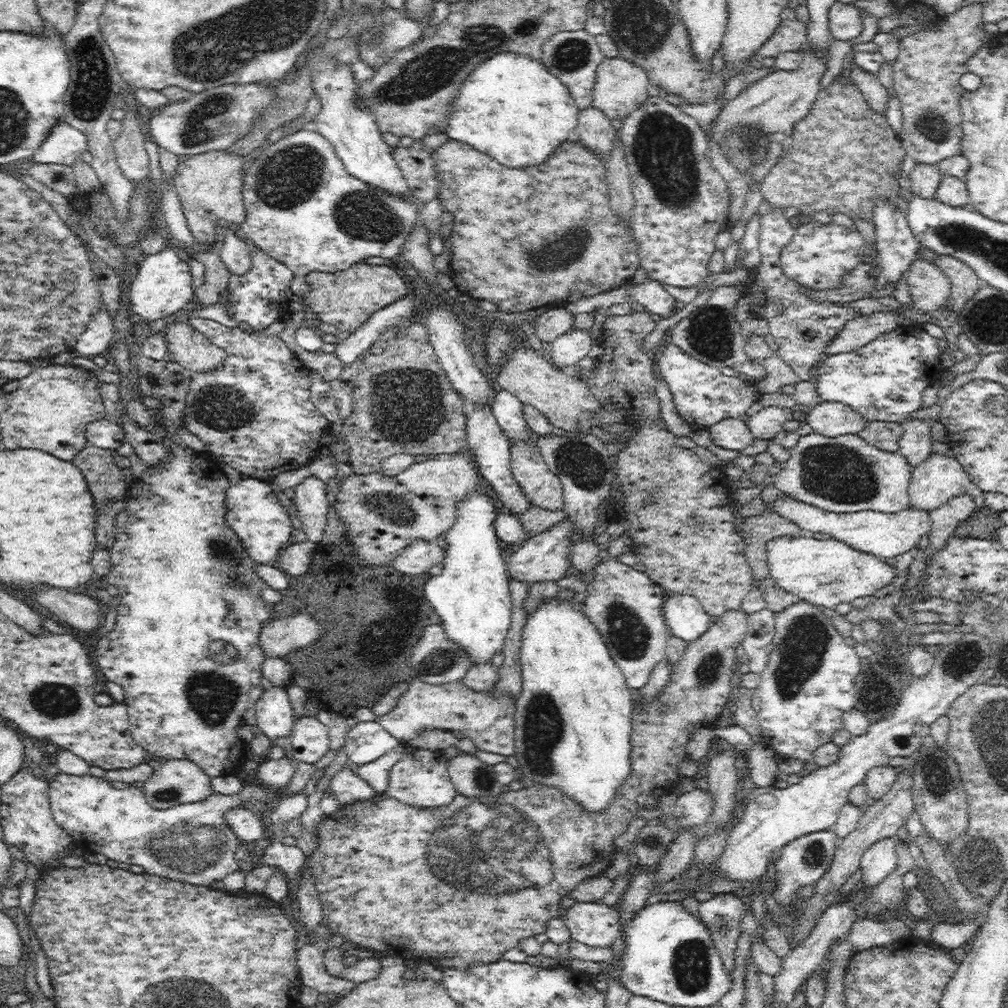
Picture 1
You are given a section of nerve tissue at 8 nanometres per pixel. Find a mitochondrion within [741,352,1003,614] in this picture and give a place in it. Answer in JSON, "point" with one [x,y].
{"point":[838,473]}

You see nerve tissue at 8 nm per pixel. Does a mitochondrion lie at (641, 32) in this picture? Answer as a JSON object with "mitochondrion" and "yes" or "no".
{"mitochondrion":"yes"}

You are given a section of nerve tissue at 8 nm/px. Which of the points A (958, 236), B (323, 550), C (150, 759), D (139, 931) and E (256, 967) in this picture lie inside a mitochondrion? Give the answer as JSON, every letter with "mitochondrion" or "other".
{"A":"mitochondrion","B":"other","C":"other","D":"other","E":"other"}

